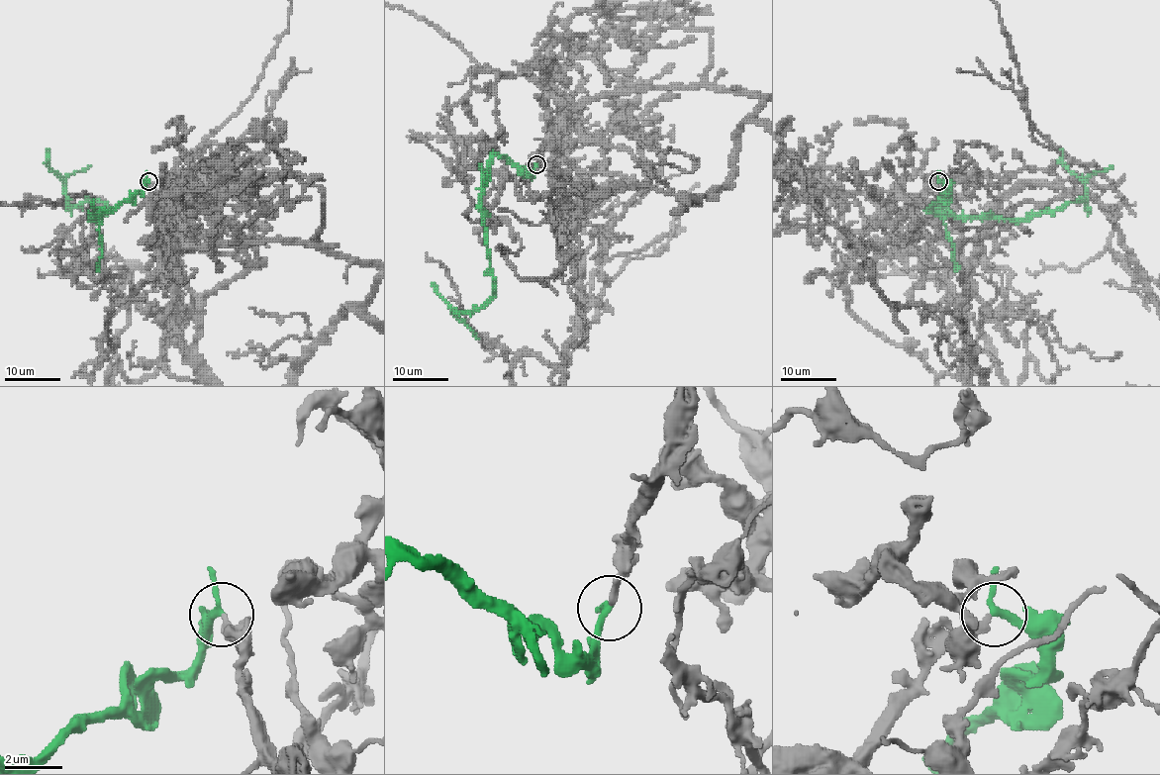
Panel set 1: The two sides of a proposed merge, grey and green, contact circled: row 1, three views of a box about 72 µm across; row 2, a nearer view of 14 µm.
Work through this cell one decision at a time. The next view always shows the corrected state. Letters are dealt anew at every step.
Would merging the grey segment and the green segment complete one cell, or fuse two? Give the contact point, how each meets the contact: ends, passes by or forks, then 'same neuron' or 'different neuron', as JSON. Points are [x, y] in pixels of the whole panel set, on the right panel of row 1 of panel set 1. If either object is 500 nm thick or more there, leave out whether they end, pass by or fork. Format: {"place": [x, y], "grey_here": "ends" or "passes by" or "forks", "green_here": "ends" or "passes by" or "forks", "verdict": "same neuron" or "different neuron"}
{"place": [938, 181], "grey_here": "ends", "green_here": "passes by", "verdict": "same neuron"}

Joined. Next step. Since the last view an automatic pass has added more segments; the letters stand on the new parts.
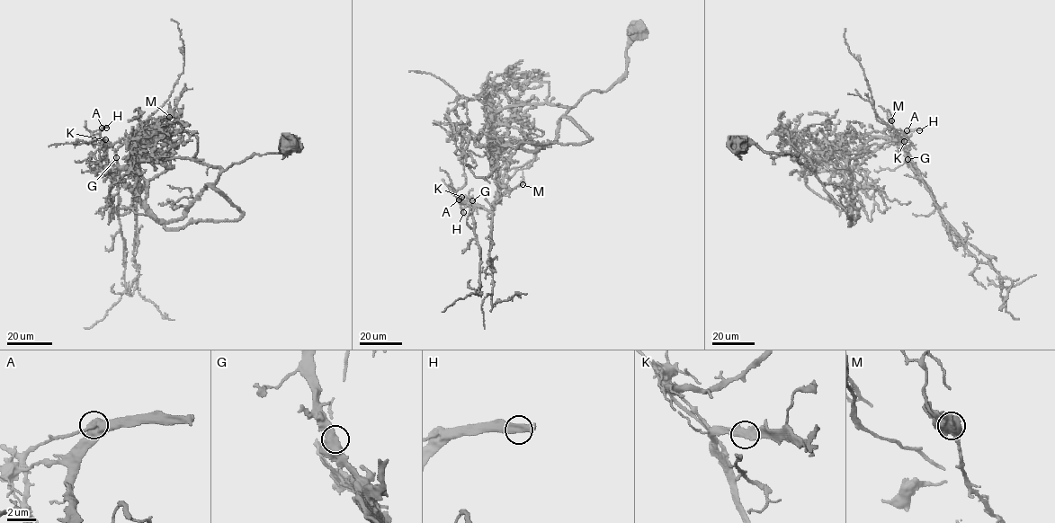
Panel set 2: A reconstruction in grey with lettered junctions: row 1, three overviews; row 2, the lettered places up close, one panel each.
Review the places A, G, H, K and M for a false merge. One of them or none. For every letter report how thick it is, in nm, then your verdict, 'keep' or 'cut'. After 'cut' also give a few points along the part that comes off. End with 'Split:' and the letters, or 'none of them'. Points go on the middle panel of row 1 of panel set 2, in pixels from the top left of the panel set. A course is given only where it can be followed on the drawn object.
A: calibre 500 nm; cut; course (459, 199), (457, 197), (469, 197), (474, 206), (484, 208)
G: calibre 460 nm; keep
H: calibre 480 nm; keep
K: calibre 400 nm; keep
M: calibre 550 nm; keep
Split: A

